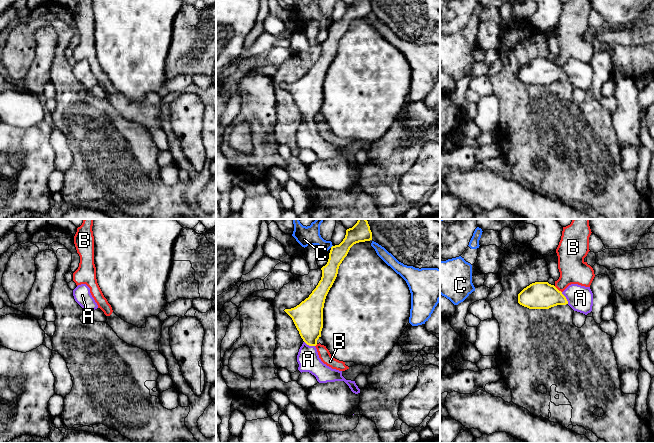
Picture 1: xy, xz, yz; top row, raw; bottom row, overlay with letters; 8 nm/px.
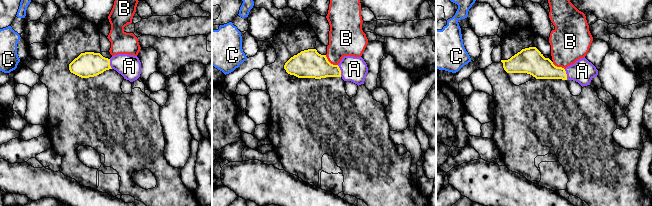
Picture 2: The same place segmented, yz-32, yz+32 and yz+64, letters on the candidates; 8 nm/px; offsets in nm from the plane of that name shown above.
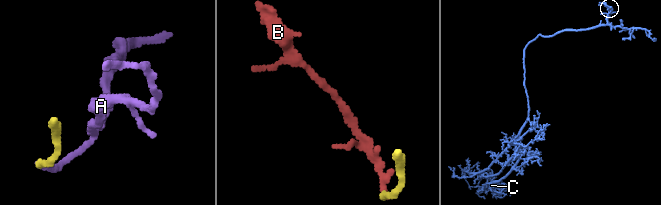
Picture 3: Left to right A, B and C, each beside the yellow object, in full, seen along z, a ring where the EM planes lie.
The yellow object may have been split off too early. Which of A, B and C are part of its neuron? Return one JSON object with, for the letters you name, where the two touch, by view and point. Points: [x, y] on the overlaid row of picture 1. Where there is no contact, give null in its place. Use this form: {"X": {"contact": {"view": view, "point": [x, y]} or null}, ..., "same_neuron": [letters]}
{"A": {"contact": {"view": "yz", "point": [565, 298]}}, "same_neuron": ["A"]}

